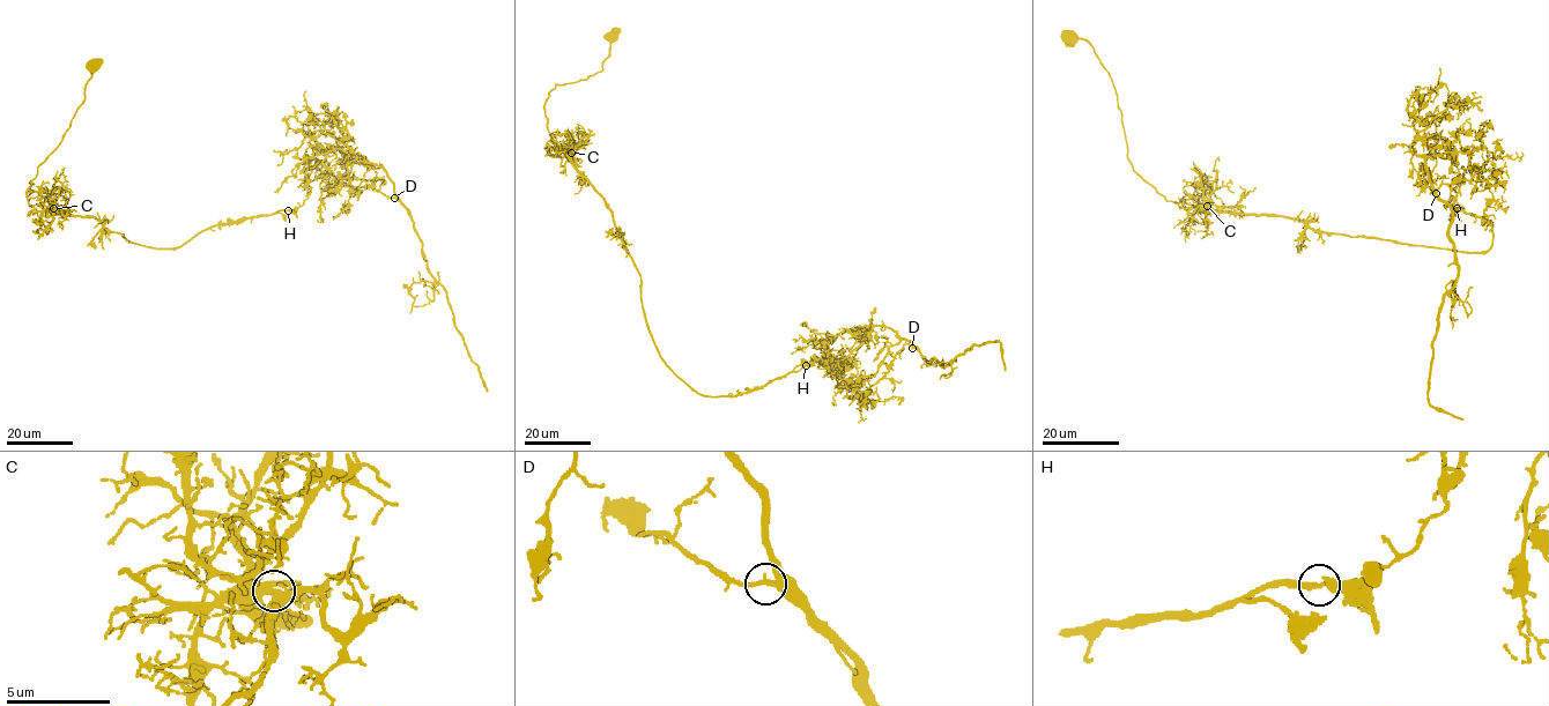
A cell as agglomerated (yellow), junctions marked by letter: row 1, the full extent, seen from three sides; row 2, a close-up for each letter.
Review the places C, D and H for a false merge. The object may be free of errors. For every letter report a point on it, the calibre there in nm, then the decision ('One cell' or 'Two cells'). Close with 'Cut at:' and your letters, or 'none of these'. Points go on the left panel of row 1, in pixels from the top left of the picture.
C: Place: (53, 208). Thickness 360 nm. One cell
D: Place: (394, 198). Thickness 280 nm. One cell
H: Place: (288, 210). Thickness 240 nm. Two cells
Cut at: H

